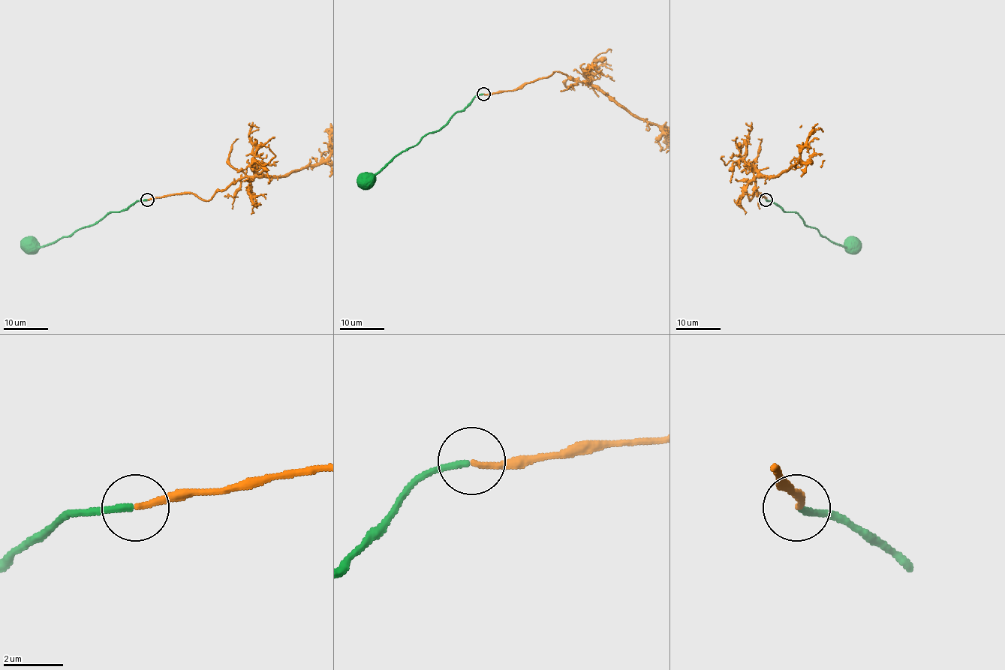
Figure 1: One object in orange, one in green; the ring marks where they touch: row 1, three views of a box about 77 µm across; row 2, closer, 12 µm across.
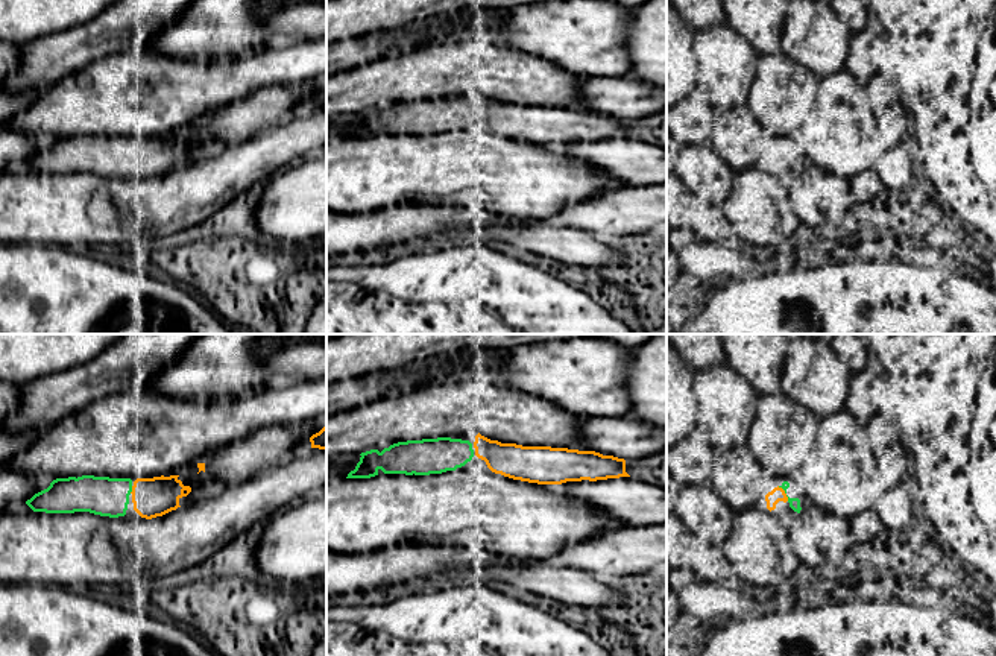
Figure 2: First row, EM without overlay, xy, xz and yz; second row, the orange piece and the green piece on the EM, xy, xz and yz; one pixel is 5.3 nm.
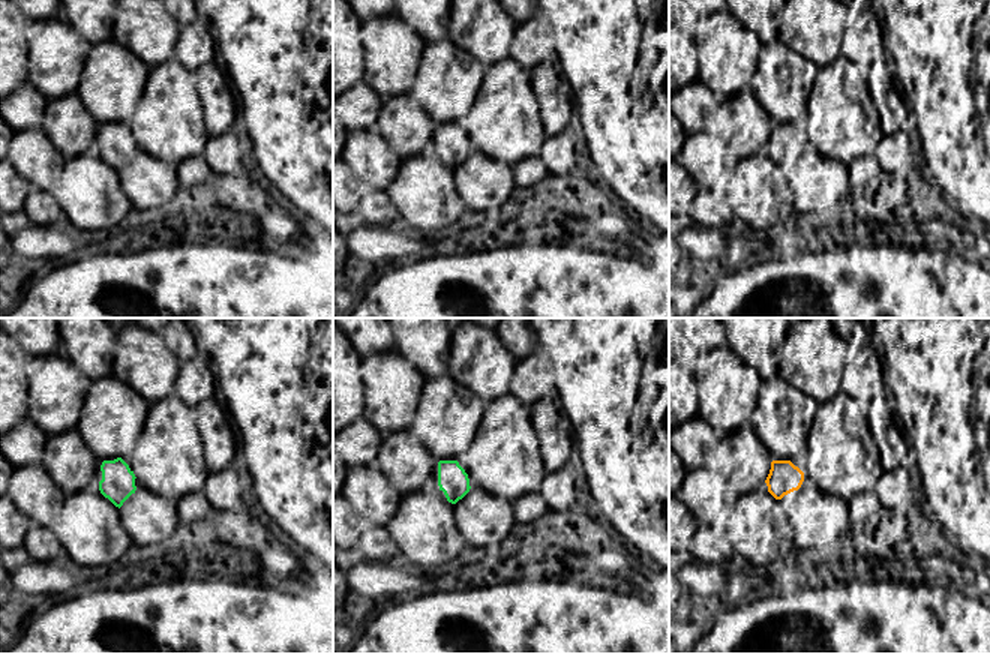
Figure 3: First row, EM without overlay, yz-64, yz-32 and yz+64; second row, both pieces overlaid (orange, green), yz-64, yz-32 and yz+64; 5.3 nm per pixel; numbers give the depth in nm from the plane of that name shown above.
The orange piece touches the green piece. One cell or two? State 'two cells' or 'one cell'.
one cell

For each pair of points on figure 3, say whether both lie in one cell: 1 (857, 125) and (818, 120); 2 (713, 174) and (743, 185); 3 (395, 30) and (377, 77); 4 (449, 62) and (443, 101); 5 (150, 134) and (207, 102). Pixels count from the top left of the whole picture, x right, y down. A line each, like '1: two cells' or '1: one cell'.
1: one cell
2: two cells
3: one cell
4: one cell
5: two cells

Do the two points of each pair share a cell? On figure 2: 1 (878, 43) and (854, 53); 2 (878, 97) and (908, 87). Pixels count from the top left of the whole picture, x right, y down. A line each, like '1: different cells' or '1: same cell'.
1: same cell
2: different cells

